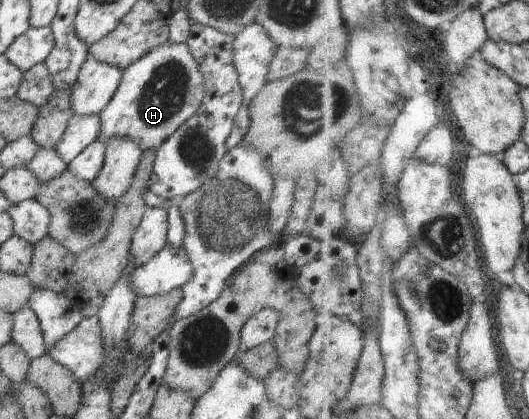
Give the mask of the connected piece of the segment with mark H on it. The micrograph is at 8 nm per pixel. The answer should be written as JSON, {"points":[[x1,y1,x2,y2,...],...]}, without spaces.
{"points":[[162,43,124,69,110,103,99,113,97,139,128,137,145,152,157,149,190,117,198,113,204,97,204,78,187,44]]}

